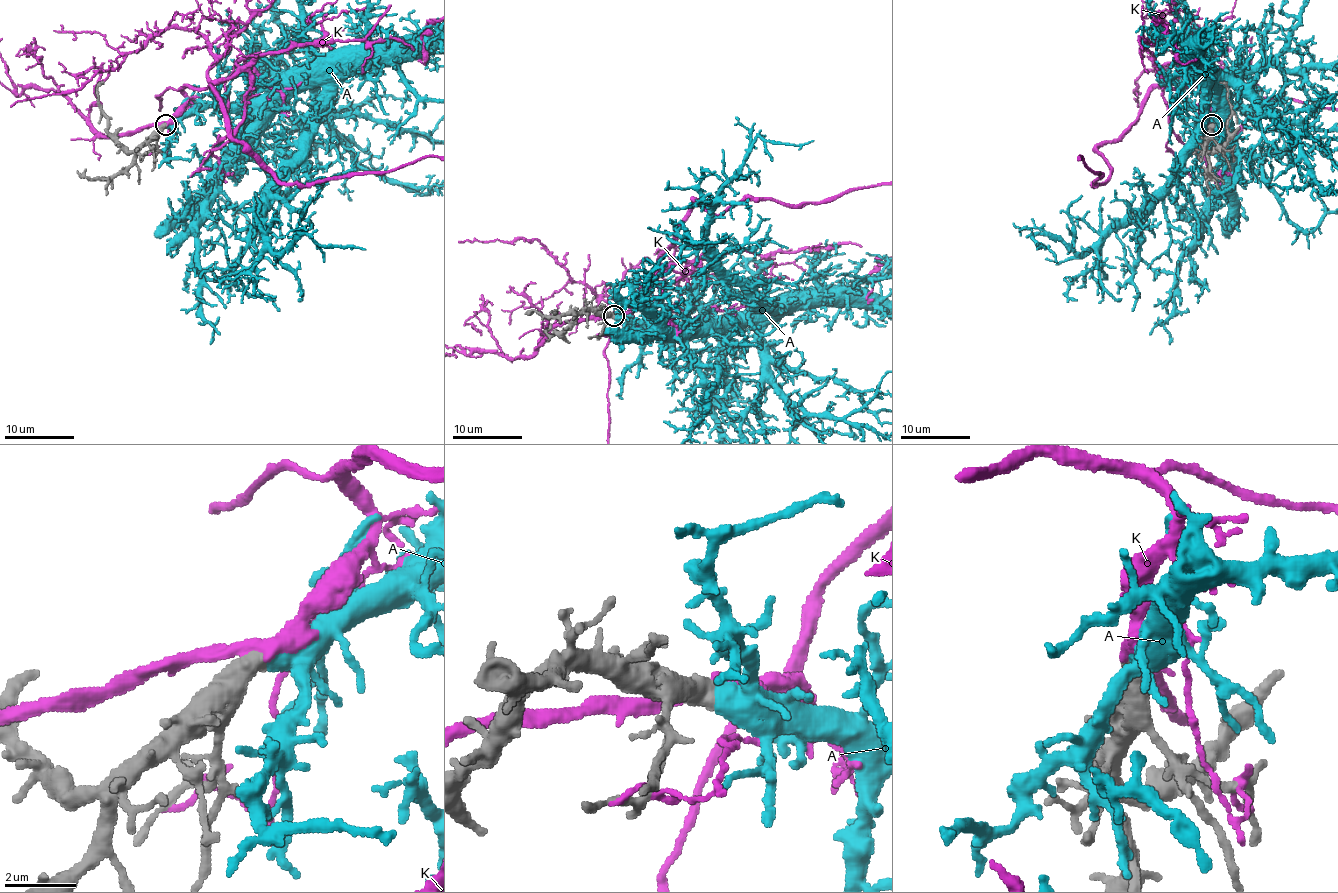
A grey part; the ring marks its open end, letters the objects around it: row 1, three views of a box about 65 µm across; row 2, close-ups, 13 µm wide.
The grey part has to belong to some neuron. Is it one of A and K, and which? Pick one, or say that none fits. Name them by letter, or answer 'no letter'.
A

